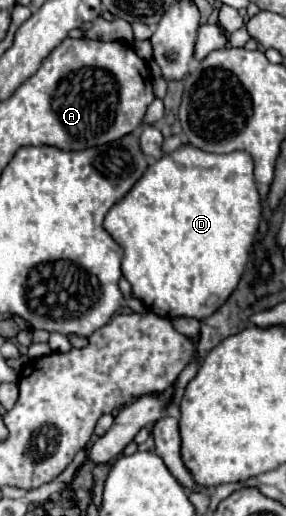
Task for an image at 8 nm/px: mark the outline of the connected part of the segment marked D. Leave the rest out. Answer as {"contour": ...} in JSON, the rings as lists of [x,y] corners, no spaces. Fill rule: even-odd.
{"contour":[[[190,143],[182,145],[180,149],[162,155],[162,159],[158,159],[154,165],[150,165],[146,169],[146,173],[140,177],[140,181],[126,193],[124,199],[120,199],[106,215],[104,219],[104,229],[112,235],[112,239],[120,245],[122,249],[122,273],[124,277],[132,283],[132,293],[134,297],[138,297],[140,301],[144,301],[146,309],[160,315],[160,317],[196,317],[196,319],[204,319],[210,317],[228,297],[230,293],[238,287],[244,269],[250,261],[250,253],[256,241],[256,233],[260,229],[260,221],[262,221],[262,199],[258,195],[256,183],[254,183],[254,167],[252,167],[252,157],[246,151],[232,151],[232,153],[224,153],[224,155],[216,155],[216,153],[206,153]]]}

